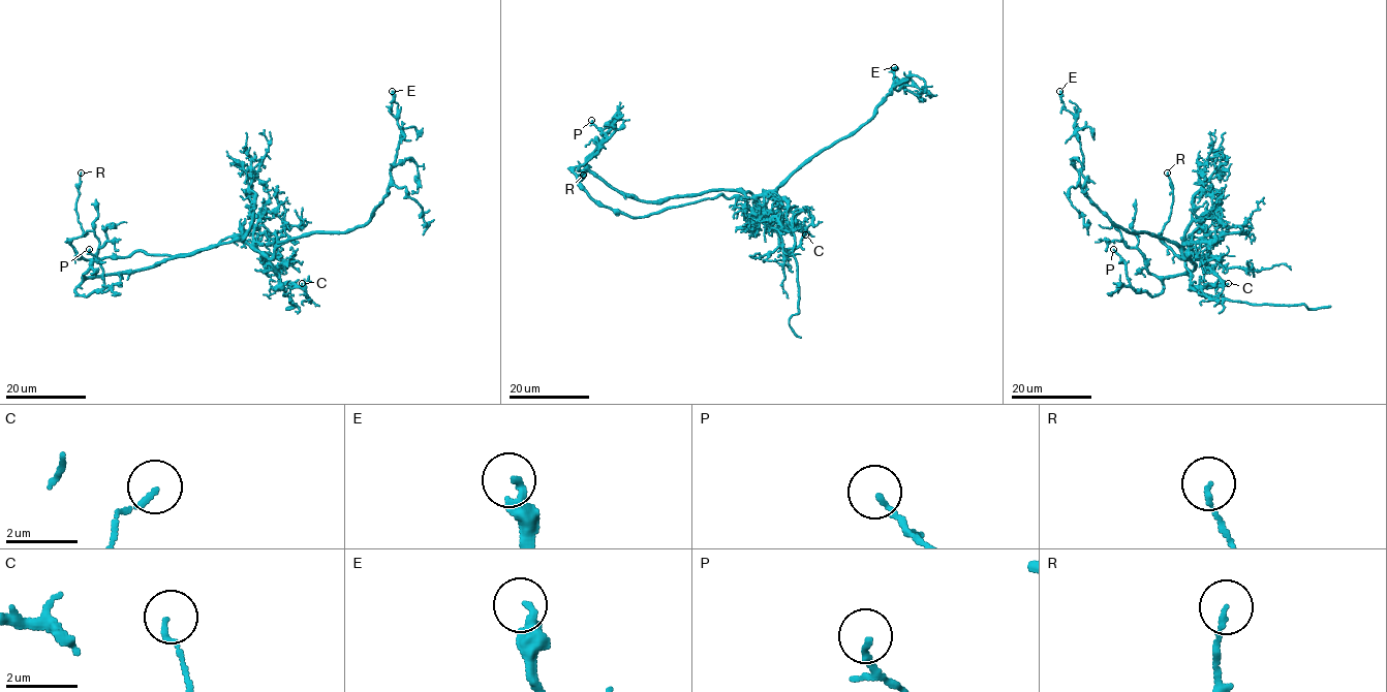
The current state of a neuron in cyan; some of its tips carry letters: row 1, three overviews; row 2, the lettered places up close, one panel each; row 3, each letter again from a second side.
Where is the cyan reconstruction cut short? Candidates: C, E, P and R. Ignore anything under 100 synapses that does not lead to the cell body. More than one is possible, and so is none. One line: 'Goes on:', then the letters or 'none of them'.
Goes on: none of them

